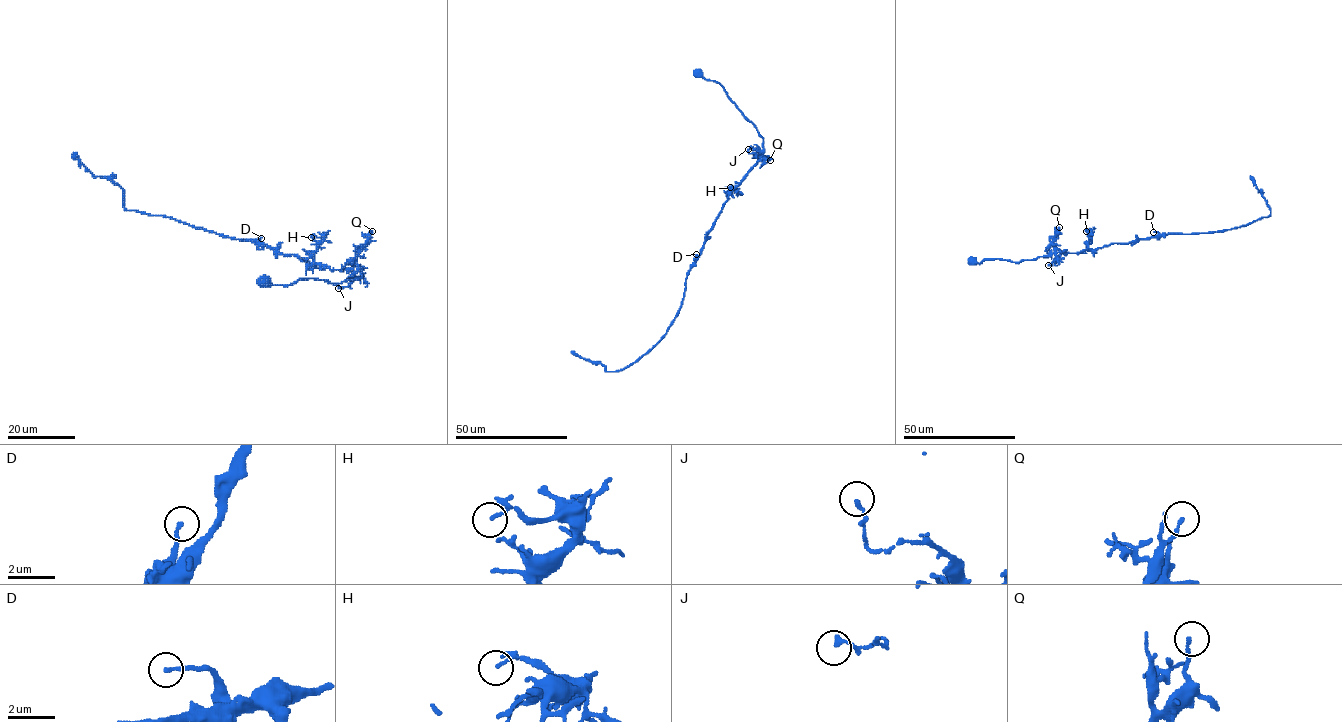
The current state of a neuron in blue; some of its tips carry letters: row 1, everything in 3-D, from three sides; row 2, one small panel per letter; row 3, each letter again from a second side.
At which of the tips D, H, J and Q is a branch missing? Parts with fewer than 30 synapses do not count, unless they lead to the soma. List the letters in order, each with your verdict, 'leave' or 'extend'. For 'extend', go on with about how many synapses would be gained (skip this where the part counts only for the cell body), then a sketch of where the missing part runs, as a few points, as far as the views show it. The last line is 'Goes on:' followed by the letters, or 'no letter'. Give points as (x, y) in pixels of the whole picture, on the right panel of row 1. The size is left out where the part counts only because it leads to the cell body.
D: leave
H: leave
J: leave
Q: leave
Goes on: no letter

